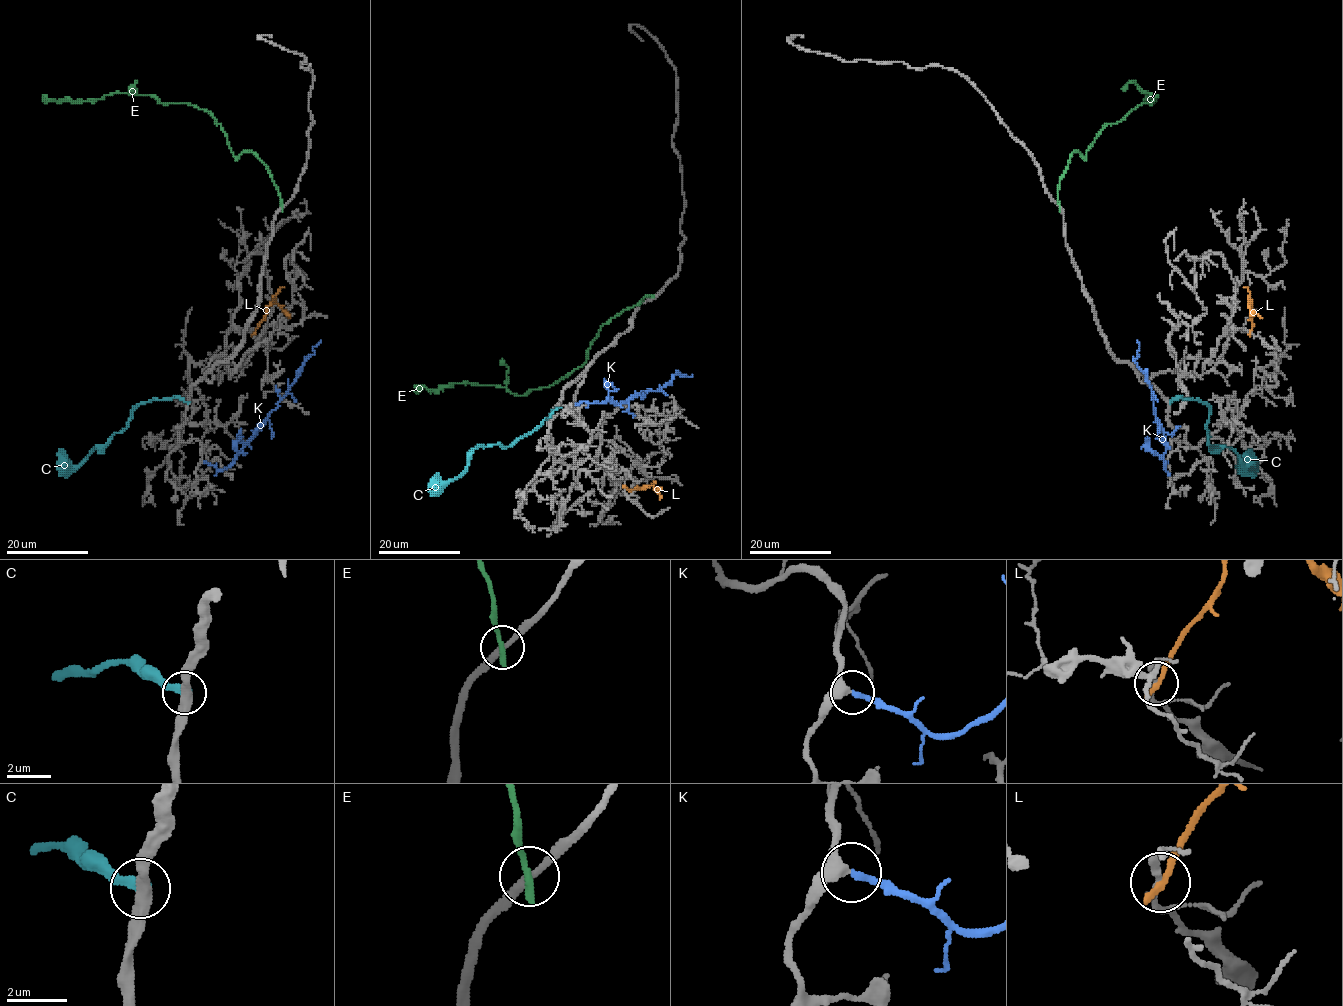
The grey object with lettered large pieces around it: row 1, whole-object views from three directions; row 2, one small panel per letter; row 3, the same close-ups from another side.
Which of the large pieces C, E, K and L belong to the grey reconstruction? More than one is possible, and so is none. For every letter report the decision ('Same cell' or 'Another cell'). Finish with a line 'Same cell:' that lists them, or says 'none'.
C: Another cell
E: Another cell
K: Same cell
L: Another cell
Same cell: K

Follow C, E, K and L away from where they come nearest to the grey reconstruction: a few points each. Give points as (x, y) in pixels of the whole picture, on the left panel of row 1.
C: (187, 402), (175, 397), (142, 402), (134, 409), (127, 426), (105, 443), (96, 446), (74, 467), (59, 449)
E: (282, 208), (267, 167), (252, 151), (236, 158), (209, 111), (152, 95), (43, 94)
K: (203, 462), (225, 470), (255, 430), (286, 394), (320, 341)
L: (254, 332), (267, 308), (275, 302), (288, 314), (288, 318)

